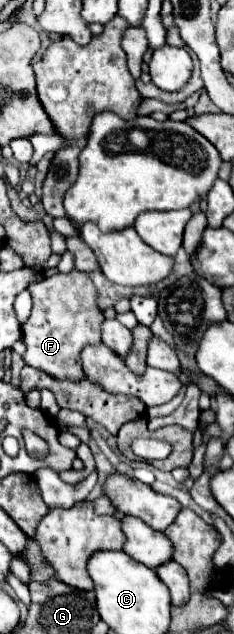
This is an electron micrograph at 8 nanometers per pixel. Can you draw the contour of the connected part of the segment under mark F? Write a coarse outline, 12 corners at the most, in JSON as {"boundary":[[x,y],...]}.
{"boundary":[[85,272],[29,286],[23,360],[79,380],[103,312]]}

